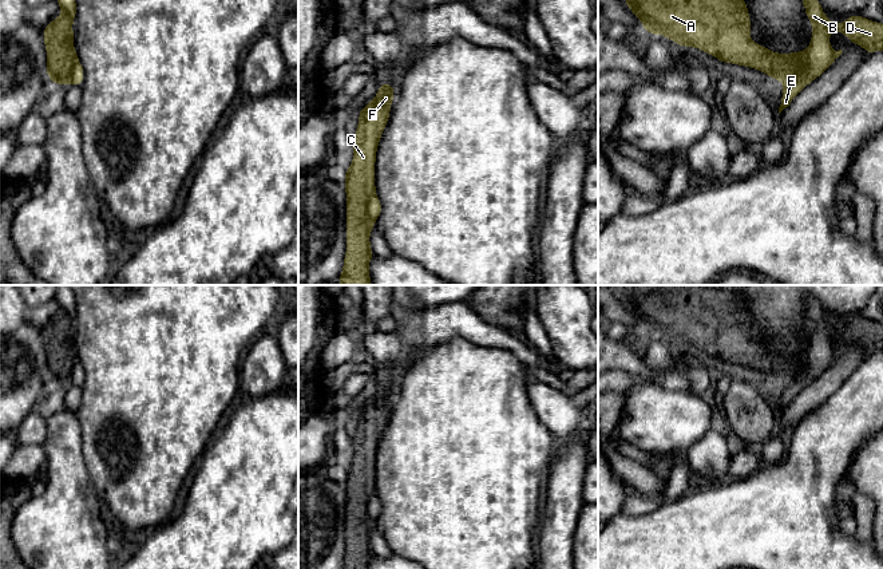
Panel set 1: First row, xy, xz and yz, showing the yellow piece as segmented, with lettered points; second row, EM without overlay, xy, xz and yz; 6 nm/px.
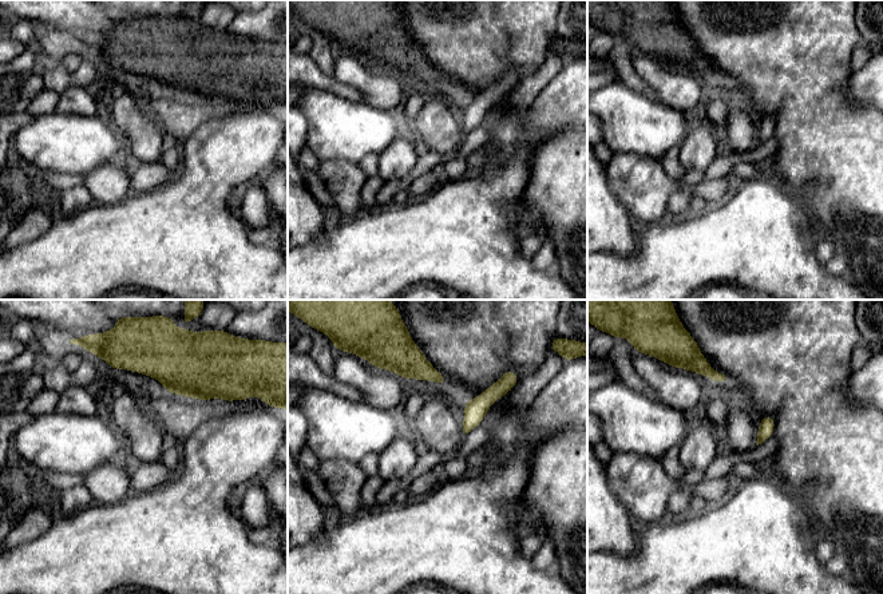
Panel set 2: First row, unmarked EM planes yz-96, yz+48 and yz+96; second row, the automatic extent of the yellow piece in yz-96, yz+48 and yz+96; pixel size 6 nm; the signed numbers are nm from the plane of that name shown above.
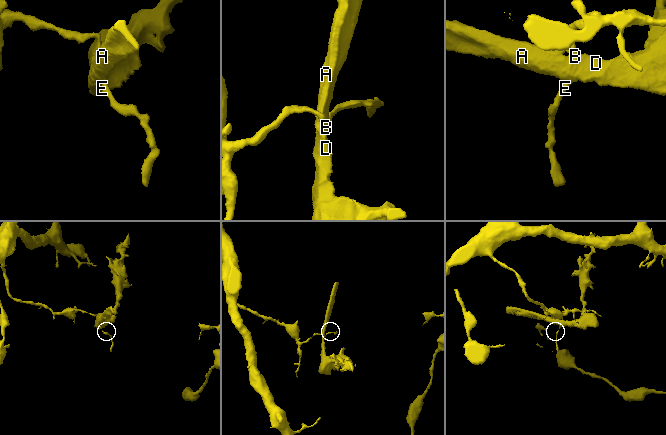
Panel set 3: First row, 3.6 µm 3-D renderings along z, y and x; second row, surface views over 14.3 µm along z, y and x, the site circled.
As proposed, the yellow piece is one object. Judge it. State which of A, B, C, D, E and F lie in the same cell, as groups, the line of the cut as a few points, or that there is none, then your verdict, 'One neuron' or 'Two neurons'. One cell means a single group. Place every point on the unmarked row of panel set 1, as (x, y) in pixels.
Groups: A C D F / B E. Split along yz (808, 348), (807, 363), (784, 382). Two neurons

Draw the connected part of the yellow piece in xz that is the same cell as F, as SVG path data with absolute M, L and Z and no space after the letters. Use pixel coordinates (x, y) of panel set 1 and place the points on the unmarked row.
M380 383L376 396L361 410L356 434L352 439L355 451L345 473L347 493L347 552L342 569L369 569L373 557L369 534L375 521L368 515L368 502L376 494L376 453L381 434L388 423L395 388L391 383Z

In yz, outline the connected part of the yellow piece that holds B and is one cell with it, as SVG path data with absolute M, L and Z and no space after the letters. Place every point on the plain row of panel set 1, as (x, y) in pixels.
M803 293L805 315L812 324L812 337L808 348L808 361L799 374L784 382L779 414L788 407L793 398L811 382L817 379L833 361L833 349L829 344L827 316L817 299Z

